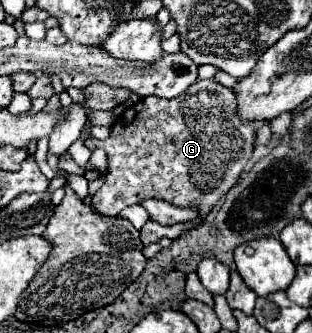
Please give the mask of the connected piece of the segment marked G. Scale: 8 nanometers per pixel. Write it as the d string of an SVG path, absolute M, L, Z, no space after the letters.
M217 80L195 82L185 94L165 100L157 96L145 96L137 104L129 106L113 124L107 140L87 138L85 146L89 150L103 148L109 158L109 172L105 174L105 184L93 196L93 206L107 216L117 216L123 208L131 204L141 204L147 198L165 200L179 208L197 208L197 218L189 222L179 222L175 226L161 226L159 222L147 220L141 228L141 242L145 246L159 242L163 236L175 240L187 230L199 226L227 196L227 192L237 184L239 176L247 170L249 160L255 150L255 122L245 120L237 114L237 96L231 88L221 86Z

